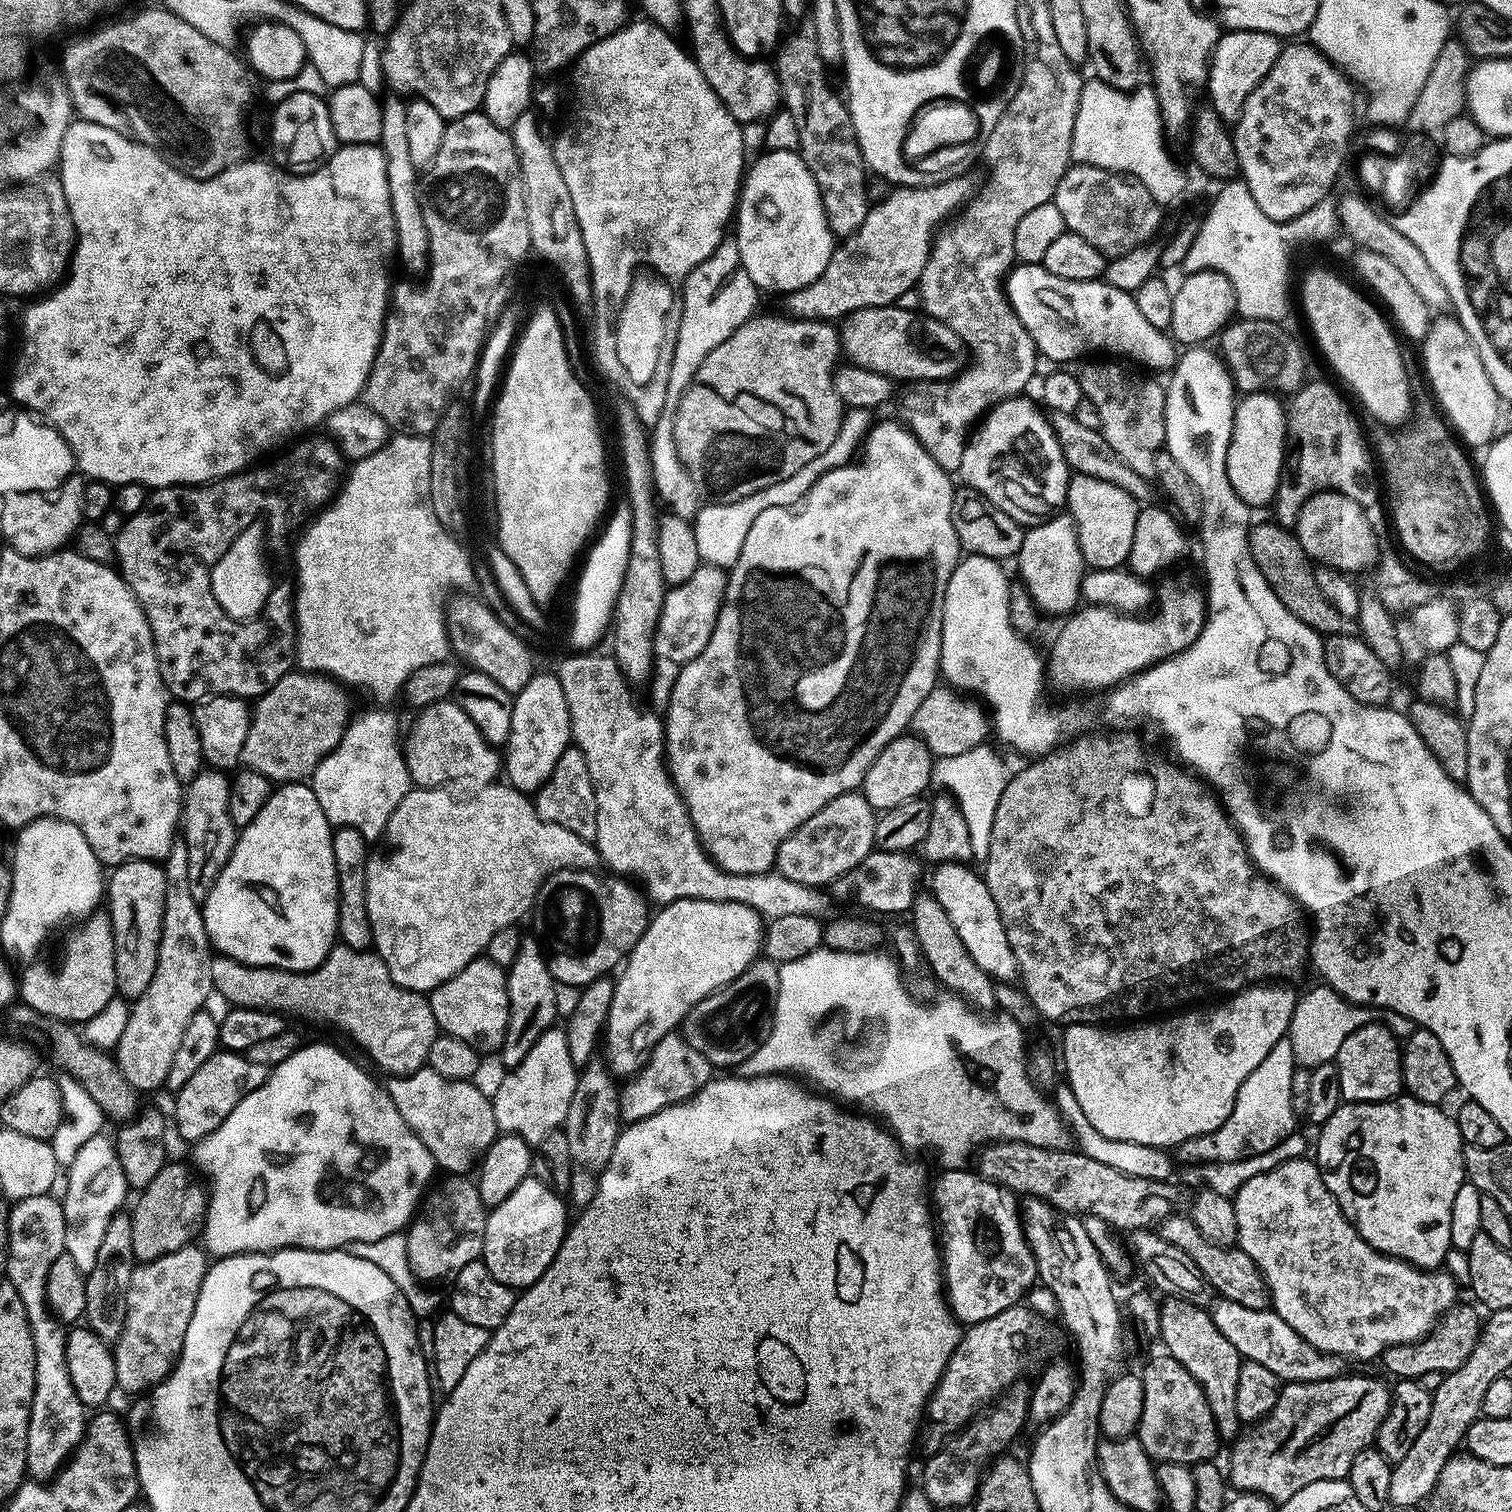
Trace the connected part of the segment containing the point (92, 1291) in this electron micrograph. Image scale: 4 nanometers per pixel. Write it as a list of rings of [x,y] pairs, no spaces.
[[[118,1214],[110,1218],[110,1226],[106,1226],[106,1234],[98,1245],[98,1258],[94,1261],[94,1270],[86,1273],[86,1306],[83,1319],[86,1326],[98,1338],[106,1342],[114,1342],[122,1334],[122,1326],[126,1318],[126,1290],[130,1286],[130,1274],[137,1263],[134,1248],[130,1242],[131,1215]]]

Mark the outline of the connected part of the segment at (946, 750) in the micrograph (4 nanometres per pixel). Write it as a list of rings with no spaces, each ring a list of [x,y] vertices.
[[[937,686],[934,690],[930,690],[930,694],[926,694],[922,706],[914,710],[910,728],[932,751],[933,757],[953,756],[954,754],[966,754],[966,750],[974,750],[989,739],[987,736],[990,736],[990,716],[983,703],[951,687]]]

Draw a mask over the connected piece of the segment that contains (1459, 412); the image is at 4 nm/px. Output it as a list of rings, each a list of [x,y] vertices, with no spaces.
[[[1440,314],[1433,319],[1428,333],[1424,335],[1422,347],[1424,372],[1428,375],[1428,384],[1433,392],[1431,395],[1439,411],[1454,429],[1455,435],[1469,449],[1487,449],[1498,435],[1496,423],[1500,420],[1502,401],[1498,390],[1494,390],[1494,382],[1490,382],[1490,374],[1486,374],[1486,366],[1482,366],[1482,358],[1470,334],[1466,334],[1466,330],[1455,315]]]

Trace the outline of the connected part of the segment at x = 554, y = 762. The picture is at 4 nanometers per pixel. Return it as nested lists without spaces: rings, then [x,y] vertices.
[[[537,671],[530,678],[530,682],[526,682],[526,686],[521,692],[514,697],[512,701],[512,717],[510,718],[510,730],[512,733],[508,735],[508,742],[502,752],[502,768],[506,773],[507,783],[511,784],[512,787],[517,788],[519,792],[525,794],[535,794],[542,785],[544,785],[550,778],[550,774],[554,774],[554,766],[558,766],[558,758],[562,758],[562,754],[566,751],[569,746],[573,743],[572,738],[572,727],[570,726],[570,710],[566,706],[566,694],[562,694],[562,682],[560,681],[559,675],[553,674],[552,676],[548,672]]]

